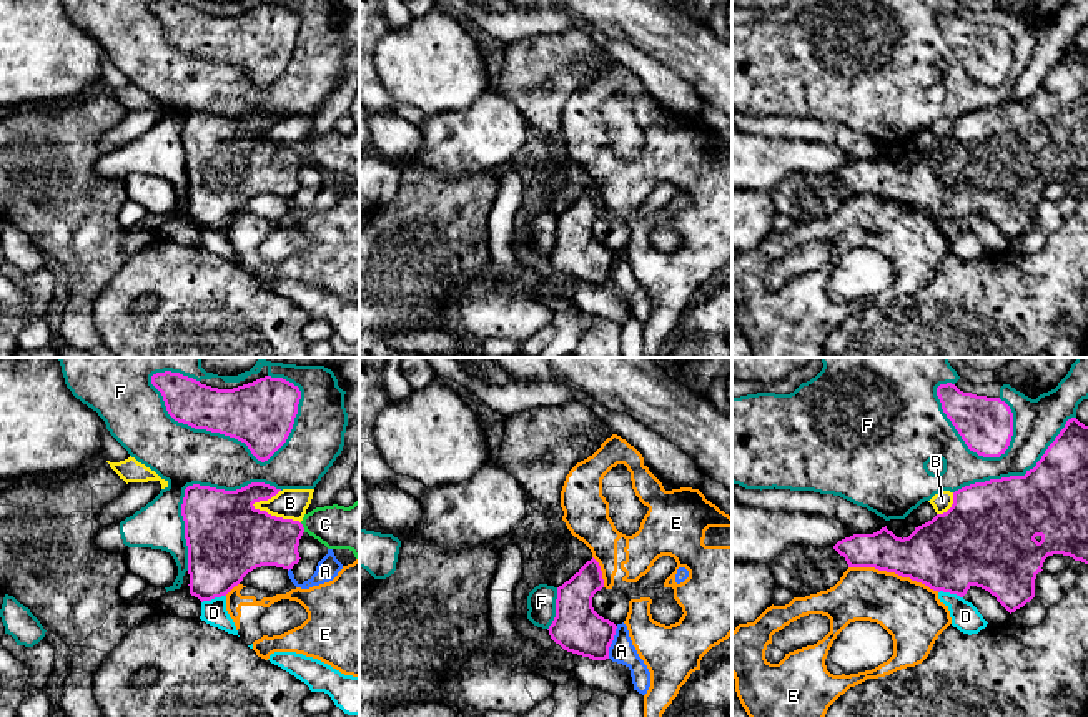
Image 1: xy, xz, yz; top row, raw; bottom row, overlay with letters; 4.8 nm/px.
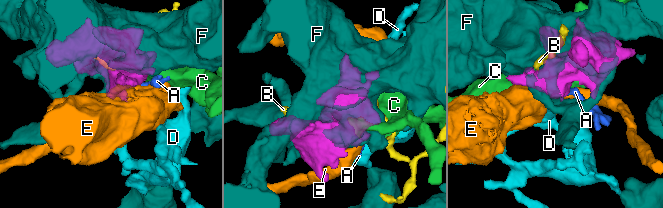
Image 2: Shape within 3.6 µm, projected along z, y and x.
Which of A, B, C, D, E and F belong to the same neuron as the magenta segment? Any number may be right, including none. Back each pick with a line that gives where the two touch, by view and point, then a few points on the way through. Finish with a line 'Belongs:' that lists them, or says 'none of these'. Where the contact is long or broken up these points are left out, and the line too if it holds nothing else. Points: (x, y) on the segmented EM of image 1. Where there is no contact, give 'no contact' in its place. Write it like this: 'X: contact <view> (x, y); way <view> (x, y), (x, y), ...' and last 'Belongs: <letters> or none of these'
Belongs: none of these

